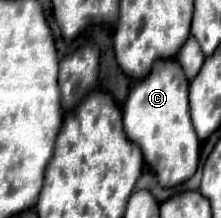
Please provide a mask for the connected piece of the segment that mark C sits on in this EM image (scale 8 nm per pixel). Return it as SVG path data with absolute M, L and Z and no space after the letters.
M174 59L158 61L146 79L132 83L122 113L126 137L142 149L146 165L156 175L160 187L176 187L196 173L200 141L190 119L188 79Z

